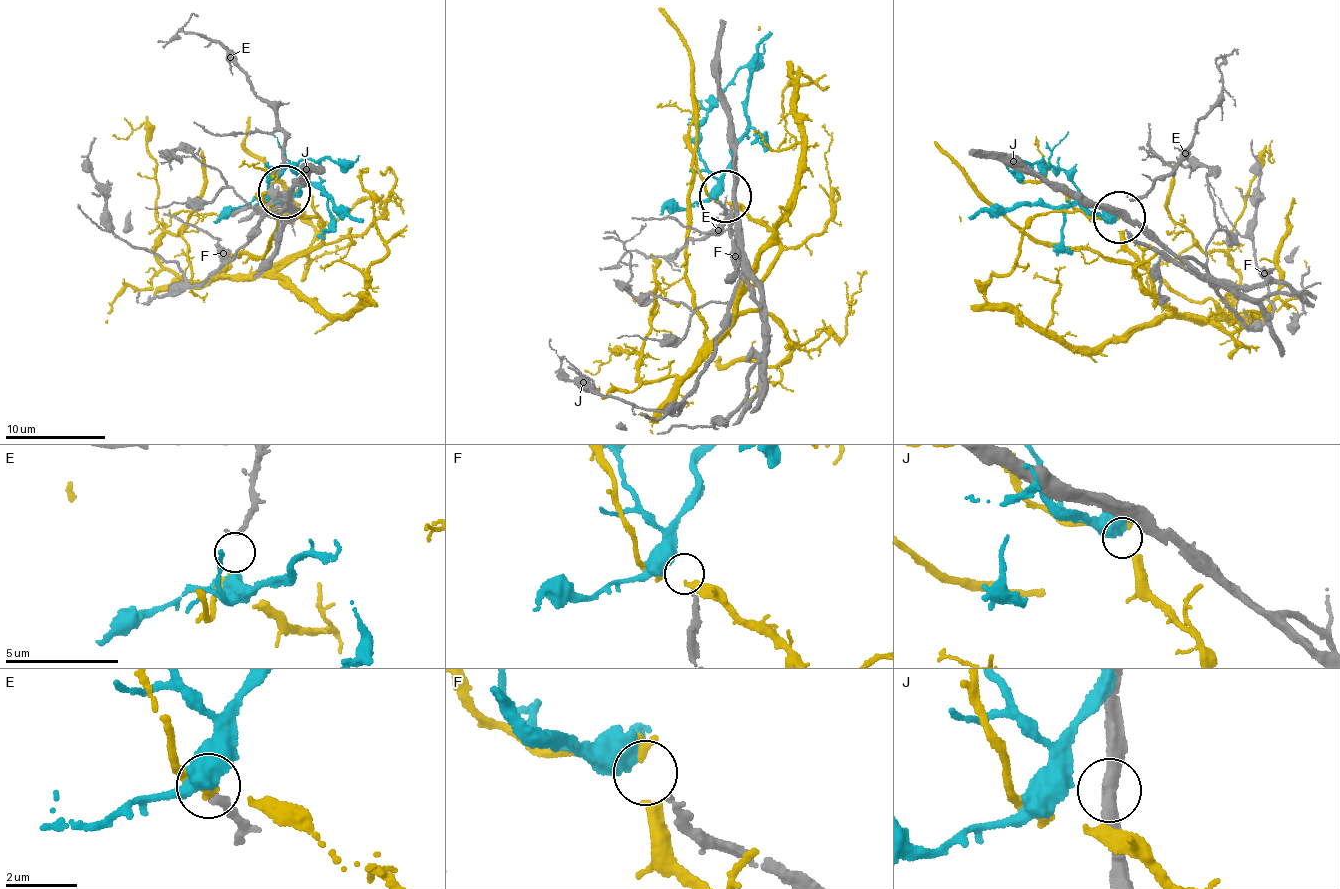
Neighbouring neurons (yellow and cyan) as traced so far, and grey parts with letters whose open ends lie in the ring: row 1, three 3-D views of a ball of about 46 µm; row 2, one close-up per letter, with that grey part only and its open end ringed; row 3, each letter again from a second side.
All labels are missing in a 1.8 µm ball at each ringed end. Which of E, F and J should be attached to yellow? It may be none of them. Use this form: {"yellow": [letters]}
{"yellow": ["E"]}

